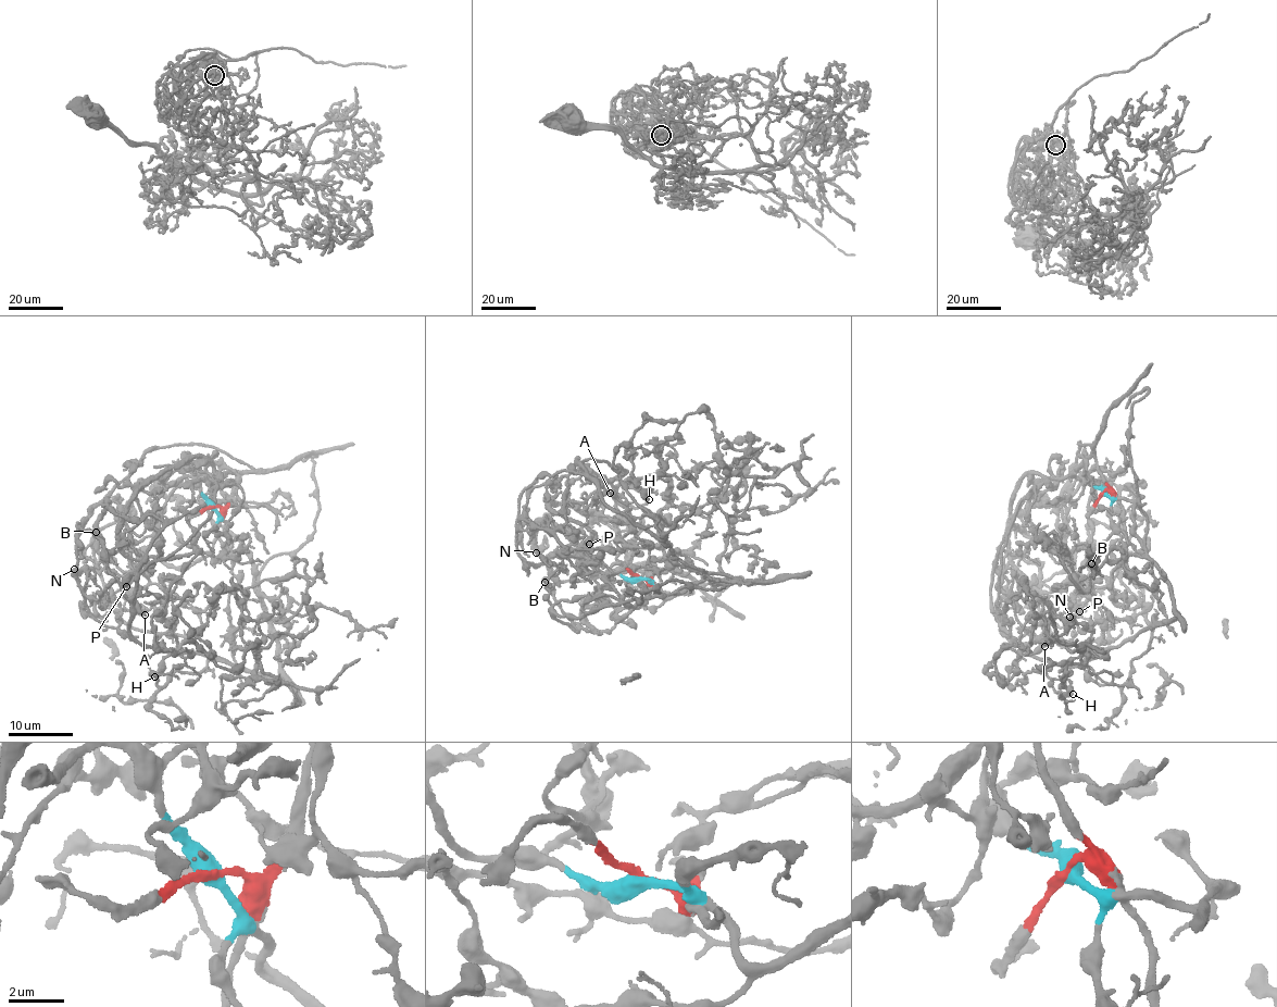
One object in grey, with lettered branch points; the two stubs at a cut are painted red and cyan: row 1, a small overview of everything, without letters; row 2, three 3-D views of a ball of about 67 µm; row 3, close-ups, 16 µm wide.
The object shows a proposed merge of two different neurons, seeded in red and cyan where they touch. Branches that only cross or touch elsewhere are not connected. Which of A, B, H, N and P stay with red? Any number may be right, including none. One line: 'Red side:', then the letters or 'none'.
Red side: none

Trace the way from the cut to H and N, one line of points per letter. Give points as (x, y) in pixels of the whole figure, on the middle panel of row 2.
H: (637, 577), (690, 569), (731, 583), (671, 558), (660, 524), (615, 471), (621, 445), (662, 463), (648, 499)
N: (637, 577), (690, 569), (730, 581), (685, 584), (577, 620), (552, 610), (556, 569), (536, 552)

